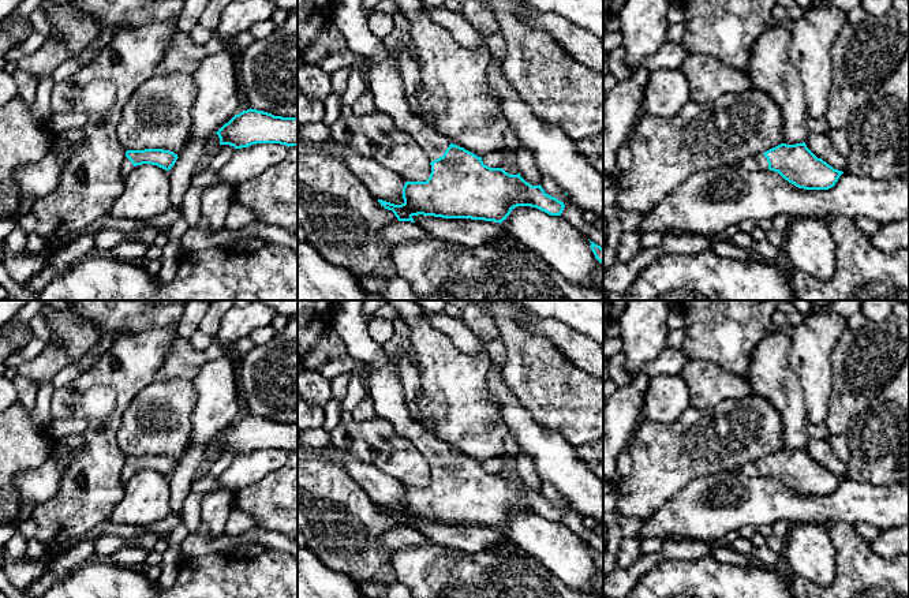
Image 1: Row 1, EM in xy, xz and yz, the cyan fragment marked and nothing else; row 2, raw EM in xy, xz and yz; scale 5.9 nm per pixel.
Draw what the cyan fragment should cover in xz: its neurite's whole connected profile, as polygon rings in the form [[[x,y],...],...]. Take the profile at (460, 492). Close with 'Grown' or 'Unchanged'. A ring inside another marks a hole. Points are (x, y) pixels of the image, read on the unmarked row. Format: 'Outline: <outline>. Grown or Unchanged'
Outline: [[[334,300],[332,326],[345,343],[348,355],[369,367],[364,377],[367,392],[374,403],[377,416],[392,422],[396,431],[408,438],[426,459],[431,479],[426,487],[405,487],[401,511],[378,505],[381,512],[392,516],[399,527],[414,527],[414,522],[434,522],[442,524],[471,524],[502,528],[517,512],[536,513],[550,522],[561,522],[565,511],[545,498],[542,492],[527,489],[520,479],[510,481],[502,474],[490,474],[482,463],[453,451],[448,444],[430,434],[419,422],[414,421],[405,404],[404,390],[397,378],[393,362],[384,352],[382,344],[369,333],[363,318],[363,300]]]. Grown

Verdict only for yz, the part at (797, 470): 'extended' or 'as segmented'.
extended

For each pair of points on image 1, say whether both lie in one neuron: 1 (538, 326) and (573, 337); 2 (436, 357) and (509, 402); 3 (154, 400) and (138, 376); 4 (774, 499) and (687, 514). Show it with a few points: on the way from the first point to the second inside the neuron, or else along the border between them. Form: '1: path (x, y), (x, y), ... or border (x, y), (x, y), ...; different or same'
1: path (546, 328), (565, 337); same
2: border (490, 365), (486, 389), (498, 407), (500, 418); different
3: border (156, 380), (146, 385), (124, 411); different
4: path (752, 501), (745, 503), (737, 511), (709, 511); same

